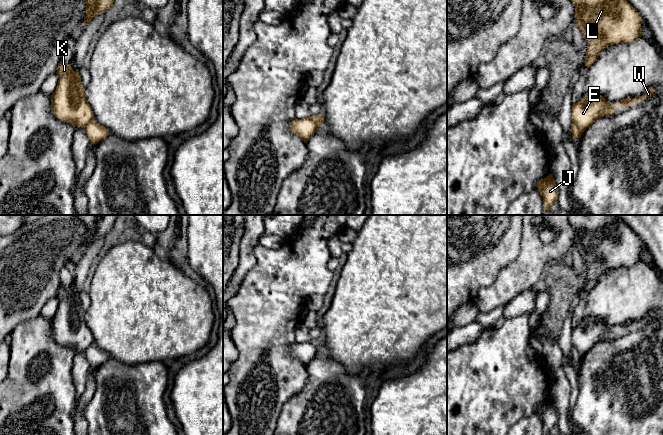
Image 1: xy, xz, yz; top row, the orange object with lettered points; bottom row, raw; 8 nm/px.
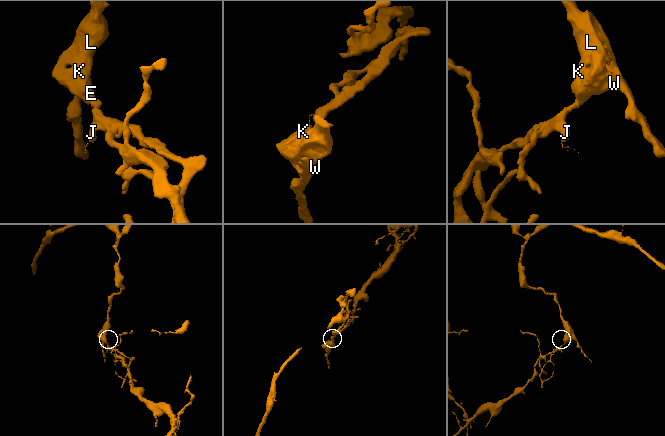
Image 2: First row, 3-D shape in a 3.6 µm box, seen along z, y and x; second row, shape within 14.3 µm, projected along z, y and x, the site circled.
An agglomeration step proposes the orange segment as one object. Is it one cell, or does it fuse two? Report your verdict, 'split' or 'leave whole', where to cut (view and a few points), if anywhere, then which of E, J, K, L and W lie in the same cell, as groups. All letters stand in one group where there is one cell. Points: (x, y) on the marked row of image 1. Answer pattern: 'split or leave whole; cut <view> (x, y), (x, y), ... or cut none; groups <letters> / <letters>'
split; cut yz (573, 122), (582, 132); groups E K L W / J

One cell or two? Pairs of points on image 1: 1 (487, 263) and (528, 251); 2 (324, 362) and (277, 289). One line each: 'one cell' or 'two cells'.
1: two cells
2: two cells

